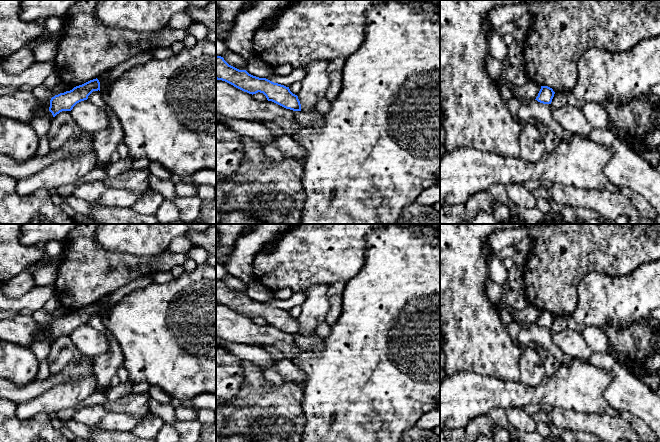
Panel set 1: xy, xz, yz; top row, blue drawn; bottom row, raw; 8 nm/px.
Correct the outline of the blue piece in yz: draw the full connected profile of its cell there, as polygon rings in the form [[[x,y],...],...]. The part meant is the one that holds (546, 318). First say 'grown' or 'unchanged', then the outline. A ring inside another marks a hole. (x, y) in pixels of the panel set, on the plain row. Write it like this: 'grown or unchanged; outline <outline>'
unchanged; outline [[[541,310],[538,320],[535,324],[543,328],[551,328],[555,316],[548,310]]]

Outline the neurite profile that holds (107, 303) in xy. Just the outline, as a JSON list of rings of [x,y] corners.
[[[146,275],[120,287],[109,296],[97,302],[100,306],[100,315],[106,315],[108,311],[126,295],[140,288],[145,288],[152,283],[152,276]]]

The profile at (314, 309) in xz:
[[[312,284],[305,292],[305,300],[300,305],[301,313],[297,318],[301,328],[301,335],[306,337],[316,336],[320,323],[326,322],[329,310],[327,290],[329,285]]]

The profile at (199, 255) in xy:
[[[195,246],[190,249],[188,254],[197,263],[197,265],[206,263],[209,255],[205,249]]]

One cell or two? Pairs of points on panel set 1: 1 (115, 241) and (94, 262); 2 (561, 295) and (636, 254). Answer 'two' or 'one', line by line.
1: two
2: one

